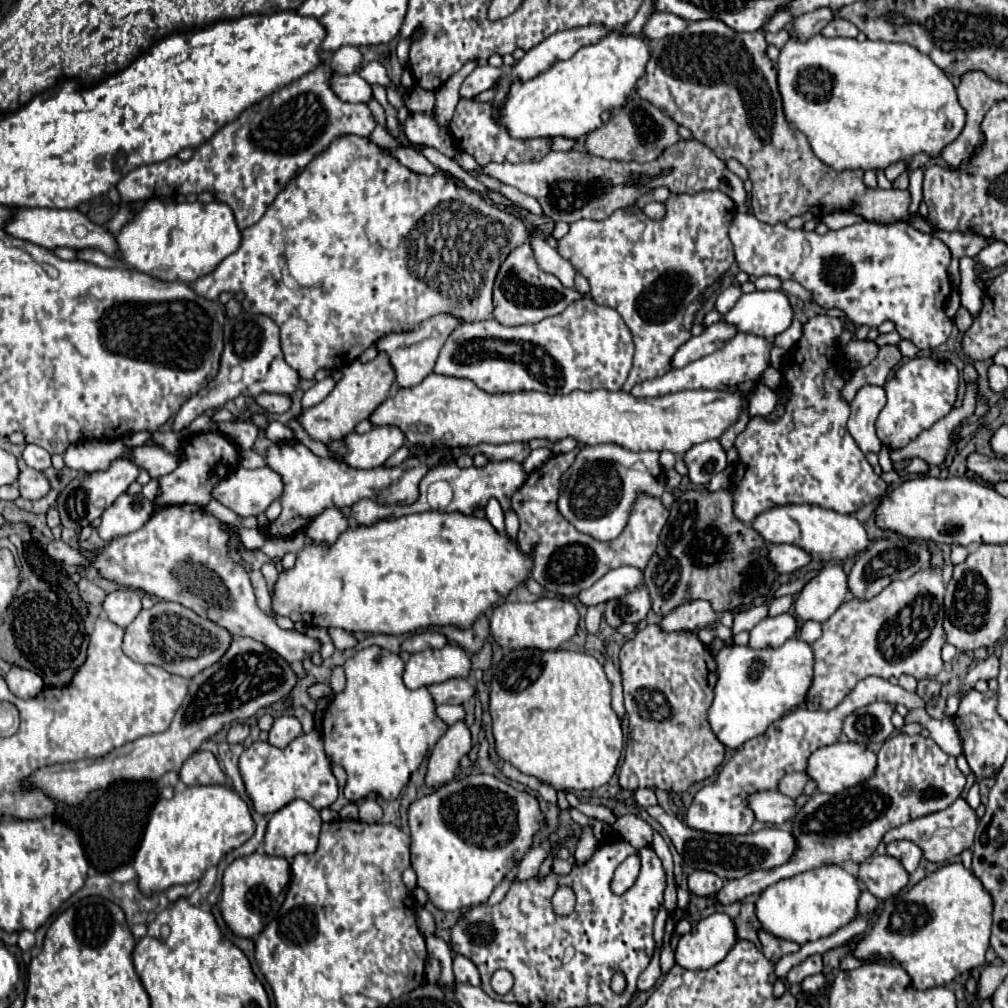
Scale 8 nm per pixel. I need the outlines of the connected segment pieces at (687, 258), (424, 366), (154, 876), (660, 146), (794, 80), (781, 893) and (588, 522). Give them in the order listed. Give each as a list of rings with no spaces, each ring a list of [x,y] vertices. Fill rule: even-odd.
[[[700,192],[698,196],[678,194],[666,202],[666,216],[662,220],[650,220],[638,208],[622,208],[602,222],[578,220],[570,224],[570,232],[558,242],[562,258],[582,272],[590,284],[590,296],[594,302],[614,308],[634,338],[634,364],[622,392],[630,392],[634,384],[664,376],[672,368],[672,356],[676,350],[690,340],[690,328],[694,314],[702,306],[702,292],[734,264],[734,248],[728,238],[728,228],[736,214],[734,202],[722,192]]]
[[[436,314],[424,322],[418,324],[416,330],[400,330],[400,332],[390,332],[386,336],[382,336],[376,346],[378,350],[386,352],[390,356],[390,362],[394,364],[394,372],[396,372],[396,384],[402,388],[420,384],[428,374],[432,374],[436,358],[444,346],[444,342],[450,338],[450,334],[454,332],[454,328],[458,326],[460,318],[456,318],[454,314]]]
[[[186,786],[172,800],[158,800],[134,858],[140,890],[154,894],[174,884],[198,882],[206,868],[216,866],[224,854],[242,846],[254,830],[248,804],[230,786]]]
[[[630,98],[622,108],[612,112],[612,118],[602,128],[594,130],[586,138],[586,152],[606,158],[606,160],[618,160],[618,162],[650,162],[656,160],[664,148],[678,142],[676,134],[676,122],[670,120],[660,108],[650,104],[648,100]]]
[[[822,34],[812,36],[808,42],[798,42],[794,38],[788,40],[788,44],[782,48],[780,58],[776,62],[778,66],[778,86],[780,86],[780,94],[782,94],[782,102],[784,102],[784,114],[786,120],[798,128],[800,132],[806,134],[814,154],[830,168],[842,172],[842,170],[886,170],[890,164],[898,162],[898,160],[910,160],[916,154],[924,152],[930,158],[938,158],[942,154],[942,150],[952,144],[958,134],[962,132],[964,124],[966,124],[966,110],[960,106],[958,102],[958,94],[956,88],[952,84],[952,80],[930,60],[930,56],[922,54],[918,48],[910,46],[910,44],[896,44],[896,42],[882,42],[882,40],[856,40],[856,38],[826,38]]]
[[[826,864],[768,886],[756,900],[756,916],[766,932],[796,944],[806,944],[830,936],[852,922],[856,916],[858,896],[860,890],[856,878],[836,864]]]
[[[618,444],[584,446],[574,464],[562,476],[562,492],[558,510],[580,532],[598,540],[614,540],[626,526],[632,502],[638,492],[662,496],[666,478],[660,466],[660,452],[630,452]]]

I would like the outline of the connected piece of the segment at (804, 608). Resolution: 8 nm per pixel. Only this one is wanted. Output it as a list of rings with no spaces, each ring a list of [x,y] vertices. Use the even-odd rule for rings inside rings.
[[[840,564],[822,566],[820,574],[812,578],[796,596],[794,608],[798,618],[826,622],[848,594],[848,576]]]

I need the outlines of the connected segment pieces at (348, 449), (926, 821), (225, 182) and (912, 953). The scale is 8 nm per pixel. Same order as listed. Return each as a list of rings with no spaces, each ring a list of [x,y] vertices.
[[[374,426],[366,434],[348,434],[342,440],[328,442],[328,450],[336,460],[356,470],[382,466],[402,444],[404,436],[394,426]]]
[[[958,798],[946,810],[940,810],[940,812],[934,812],[934,814],[910,820],[908,824],[902,824],[898,828],[892,828],[884,836],[884,844],[896,842],[896,840],[910,840],[910,842],[914,842],[914,844],[918,844],[922,848],[926,860],[930,860],[930,862],[944,862],[944,860],[950,860],[954,856],[962,854],[964,848],[972,846],[974,832],[976,832],[976,814],[966,804],[966,800]]]
[[[320,64],[286,88],[266,96],[262,102],[246,108],[236,120],[228,122],[210,140],[200,144],[188,162],[170,158],[164,162],[140,166],[118,182],[120,200],[124,204],[160,198],[166,194],[200,194],[212,192],[214,200],[228,204],[236,216],[240,230],[258,222],[274,196],[290,184],[318,154],[322,154],[336,138],[346,134],[370,136],[376,122],[366,104],[342,102],[328,86],[328,70]]]
[[[950,862],[928,874],[910,890],[884,902],[872,932],[856,946],[854,956],[892,956],[910,976],[914,988],[926,990],[952,982],[958,974],[986,964],[994,900],[982,880],[962,862]]]

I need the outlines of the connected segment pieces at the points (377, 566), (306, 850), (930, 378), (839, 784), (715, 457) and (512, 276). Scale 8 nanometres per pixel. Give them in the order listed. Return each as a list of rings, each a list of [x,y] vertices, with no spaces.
[[[430,510],[430,512],[402,516],[402,518],[396,518],[396,520],[380,520],[380,522],[370,524],[370,526],[360,524],[356,528],[348,528],[330,546],[316,544],[316,542],[306,544],[298,552],[294,568],[282,570],[278,574],[278,580],[276,580],[274,590],[272,590],[272,608],[280,616],[286,616],[286,618],[290,618],[294,622],[306,622],[308,626],[342,628],[346,632],[364,632],[364,634],[408,634],[408,632],[416,632],[420,628],[446,626],[446,624],[456,624],[460,628],[470,628],[472,622],[480,614],[484,614],[488,608],[492,608],[502,596],[508,596],[508,592],[514,586],[520,586],[526,580],[530,568],[532,568],[532,560],[528,556],[524,556],[518,546],[508,542],[506,534],[494,532],[494,528],[492,528],[492,524],[488,520],[480,520],[480,518],[474,518],[474,516],[464,516],[460,512],[432,512]]]
[[[294,800],[272,818],[264,836],[268,856],[284,856],[288,862],[296,854],[312,854],[320,836],[320,814],[306,800]]]
[[[916,356],[902,364],[884,386],[888,402],[876,420],[876,434],[882,440],[882,444],[886,444],[892,450],[904,448],[910,440],[914,440],[920,434],[920,430],[930,428],[934,422],[942,420],[954,408],[958,388],[960,374],[950,360],[934,356]]]
[[[836,742],[832,746],[824,746],[818,748],[812,756],[810,756],[810,764],[808,764],[808,776],[814,778],[818,782],[818,790],[826,792],[826,794],[838,794],[846,788],[858,786],[864,780],[874,776],[876,770],[876,754],[872,750],[868,750],[862,744],[854,744],[854,742]]]
[[[718,440],[696,444],[684,454],[684,460],[688,464],[688,476],[696,486],[706,486],[712,476],[716,476],[728,466],[726,452]]]
[[[528,238],[524,244],[520,244],[516,250],[508,254],[508,258],[502,262],[498,270],[494,282],[494,318],[506,326],[536,324],[548,316],[560,314],[570,302],[578,300],[578,296],[580,294],[574,288],[564,288],[556,276],[538,268]]]

